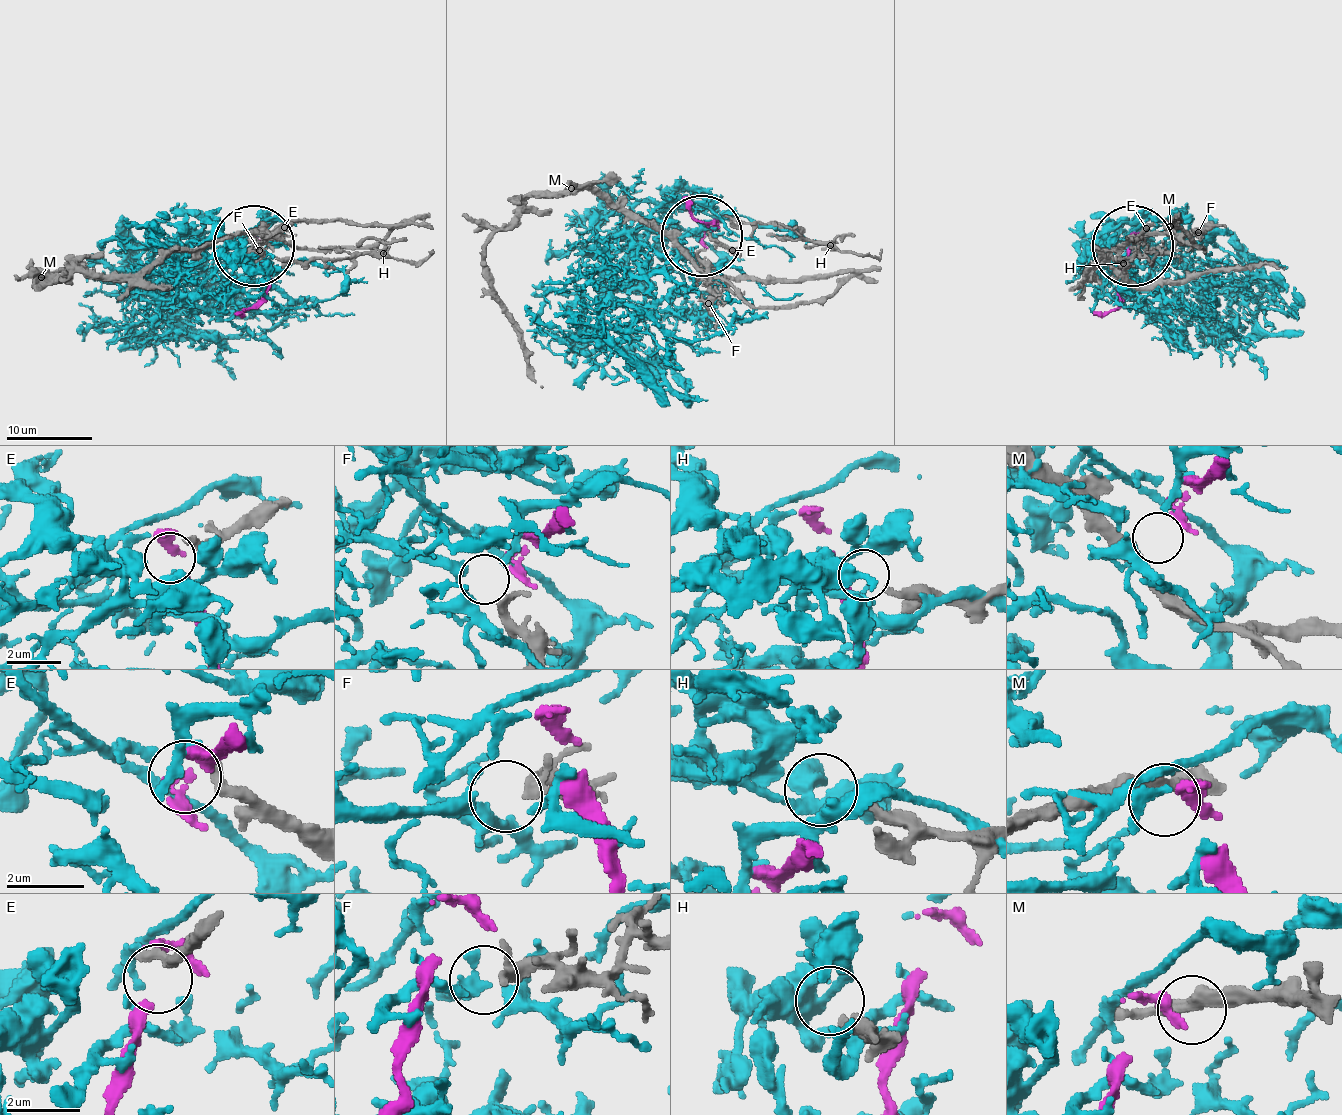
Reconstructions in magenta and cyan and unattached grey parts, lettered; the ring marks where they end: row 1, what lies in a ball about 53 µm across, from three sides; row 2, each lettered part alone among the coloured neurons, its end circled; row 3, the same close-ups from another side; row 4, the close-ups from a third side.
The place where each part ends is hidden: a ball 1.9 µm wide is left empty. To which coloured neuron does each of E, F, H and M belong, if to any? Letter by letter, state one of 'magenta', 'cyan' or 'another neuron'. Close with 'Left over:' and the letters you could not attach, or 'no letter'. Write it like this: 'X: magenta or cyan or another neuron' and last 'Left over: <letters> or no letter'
E: another neuron
F: cyan
H: another neuron
M: magenta
Left over: E, H

